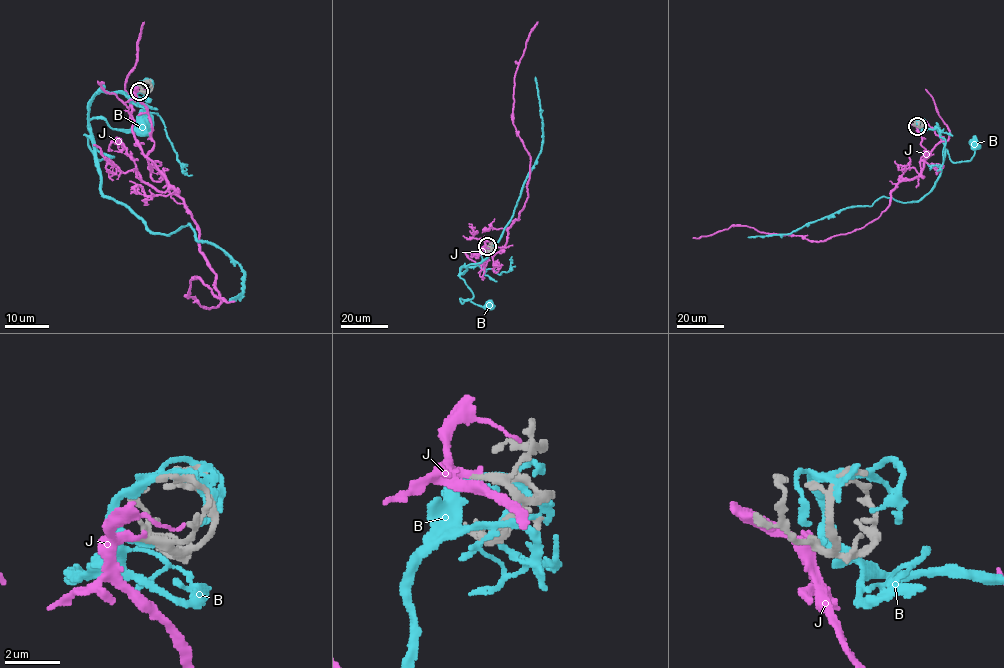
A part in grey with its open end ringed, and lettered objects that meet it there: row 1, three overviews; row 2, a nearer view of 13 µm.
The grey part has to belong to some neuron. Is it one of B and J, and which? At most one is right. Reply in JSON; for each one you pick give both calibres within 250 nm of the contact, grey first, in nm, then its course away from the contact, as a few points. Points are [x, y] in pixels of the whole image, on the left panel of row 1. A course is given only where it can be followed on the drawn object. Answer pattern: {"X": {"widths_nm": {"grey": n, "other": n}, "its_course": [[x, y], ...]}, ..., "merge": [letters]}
{"J": {"widths_nm": {"grey": 240, "other": 360}, "its_course": [[140, 91], [154, 148], [148, 158], [192, 214], [221, 301], [204, 308], [187, 296], [200, 278], [235, 301]]}, "merge": ["J"]}

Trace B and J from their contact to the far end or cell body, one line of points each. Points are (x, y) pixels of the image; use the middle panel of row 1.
B: (489, 246), (481, 262), (463, 267), (459, 276), (473, 297), (462, 303), (460, 299), (489, 305)
J: (487, 246), (493, 255), (506, 244), (507, 229), (527, 197), (530, 157), (513, 122), (514, 78), (538, 21)

